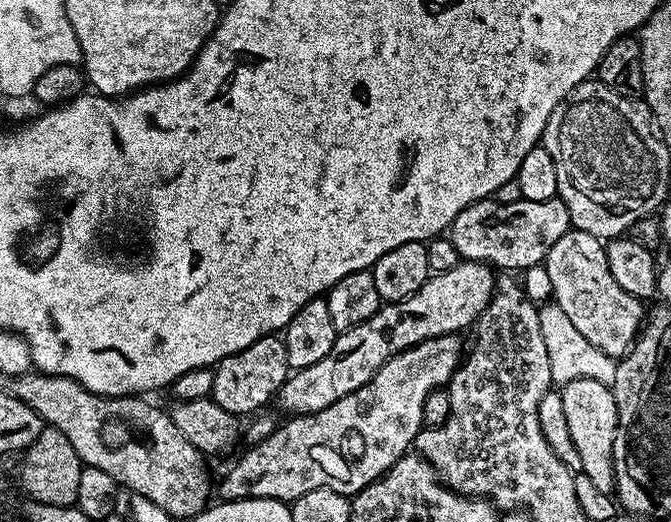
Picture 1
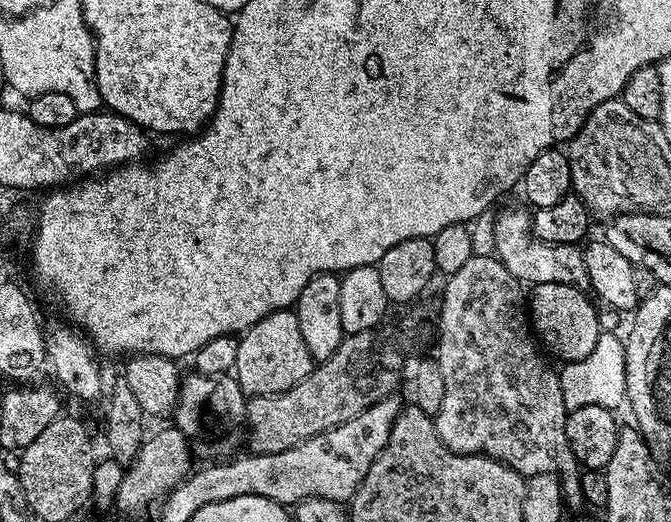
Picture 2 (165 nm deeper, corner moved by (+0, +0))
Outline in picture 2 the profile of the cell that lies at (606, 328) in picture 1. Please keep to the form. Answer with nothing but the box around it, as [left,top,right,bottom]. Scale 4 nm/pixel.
[494,207,588,286]

